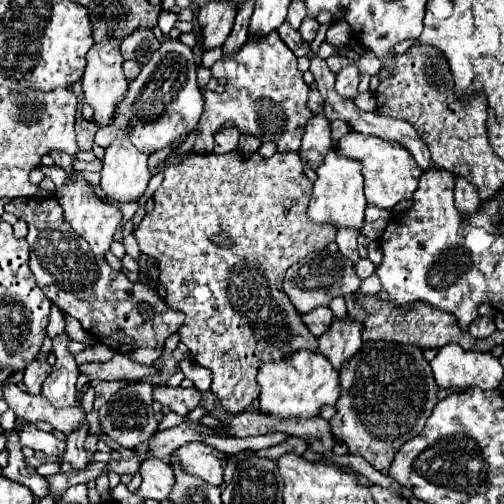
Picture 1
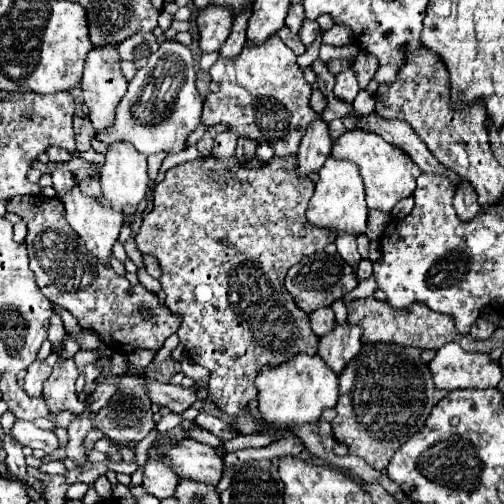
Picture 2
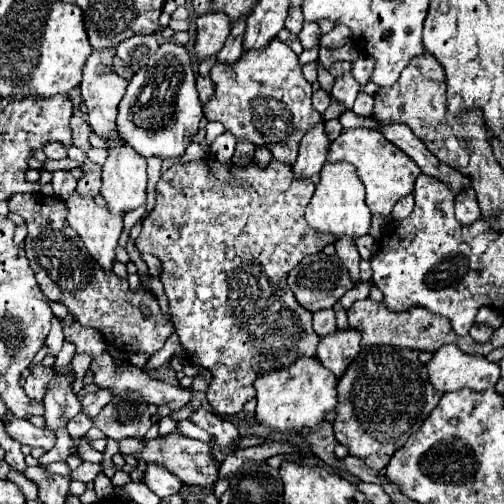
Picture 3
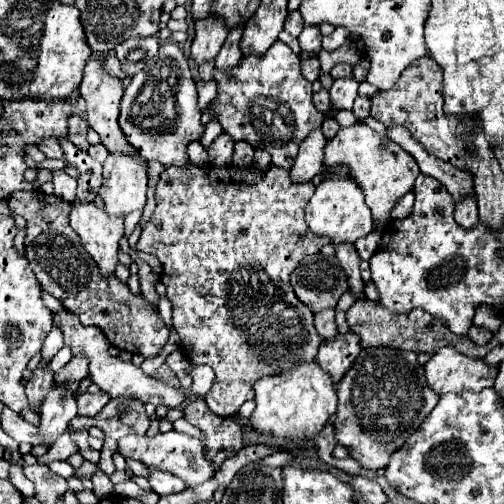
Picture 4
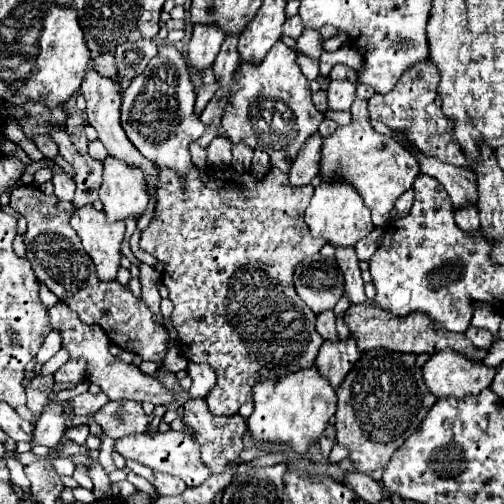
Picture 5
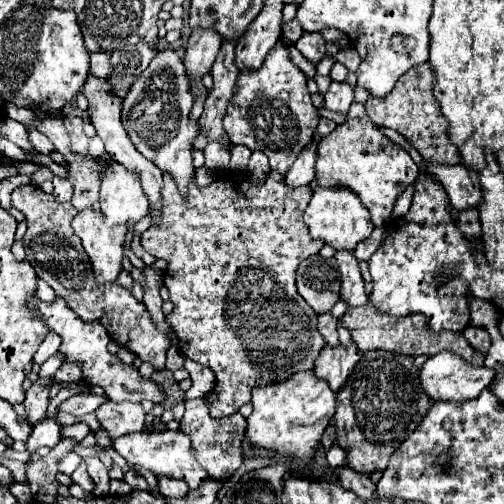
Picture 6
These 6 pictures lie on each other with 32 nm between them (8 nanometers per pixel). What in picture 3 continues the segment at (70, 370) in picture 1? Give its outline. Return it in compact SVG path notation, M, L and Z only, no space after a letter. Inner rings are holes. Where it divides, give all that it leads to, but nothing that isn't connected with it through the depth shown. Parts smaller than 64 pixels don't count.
M70 366L54 370L54 378L48 384L48 392L44 396L44 420L46 432L56 434L60 428L66 428L68 420L80 414L78 396L72 392L74 378L70 376Z

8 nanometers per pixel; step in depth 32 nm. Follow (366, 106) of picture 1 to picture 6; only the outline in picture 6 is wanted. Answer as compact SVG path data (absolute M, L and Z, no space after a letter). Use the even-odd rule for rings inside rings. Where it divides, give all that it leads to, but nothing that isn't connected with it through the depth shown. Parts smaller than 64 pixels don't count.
M354 102L346 114L346 122L334 132L320 138L316 150L316 182L322 188L348 188L356 192L368 208L374 226L384 226L392 214L394 202L404 188L418 176L418 166L410 154L386 138L376 124L368 120L364 104Z

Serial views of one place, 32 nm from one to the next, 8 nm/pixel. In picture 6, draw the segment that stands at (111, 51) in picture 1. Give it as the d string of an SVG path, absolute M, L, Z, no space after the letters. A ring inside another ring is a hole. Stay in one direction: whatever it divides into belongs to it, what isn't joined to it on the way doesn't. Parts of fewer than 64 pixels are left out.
M92 74L88 76L84 88L82 88L82 94L88 98L88 104L90 104L90 120L98 132L98 136L104 140L106 144L106 152L116 160L120 162L128 172L134 172L140 176L140 184L142 184L142 190L144 194L148 196L148 202L150 202L150 214L152 214L152 224L160 224L162 222L162 172L148 160L144 158L136 146L132 144L132 140L128 138L124 126L122 126L122 120L120 120L120 102L116 102L116 96L110 94L110 84L106 80L100 80L100 78L94 78Z

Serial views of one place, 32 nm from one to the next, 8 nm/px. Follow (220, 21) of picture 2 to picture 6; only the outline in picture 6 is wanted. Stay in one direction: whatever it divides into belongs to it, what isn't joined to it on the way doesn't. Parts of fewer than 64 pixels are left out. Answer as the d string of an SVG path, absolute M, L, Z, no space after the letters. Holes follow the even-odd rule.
M192 30L184 58L182 58L186 76L192 86L198 84L210 72L220 46L222 46L222 40L220 40L220 36L216 36L216 32Z

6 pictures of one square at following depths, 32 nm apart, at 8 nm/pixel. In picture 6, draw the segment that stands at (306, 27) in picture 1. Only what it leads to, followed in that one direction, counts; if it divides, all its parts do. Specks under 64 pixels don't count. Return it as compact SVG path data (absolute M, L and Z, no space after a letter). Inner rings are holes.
M304 34L296 42L296 48L302 52L302 56L308 62L318 64L324 58L324 54L326 54L326 40L322 36L316 36L316 34Z

